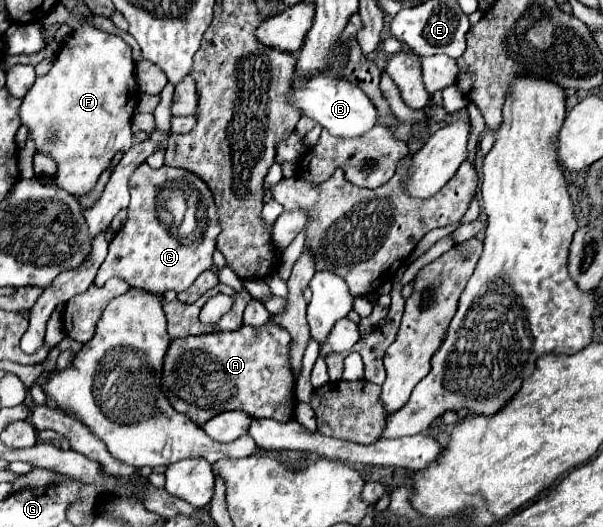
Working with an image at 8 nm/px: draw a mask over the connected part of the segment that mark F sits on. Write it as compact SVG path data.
M79 21L79 27L63 43L51 71L37 77L35 85L27 91L21 105L21 123L29 127L29 133L37 145L37 151L47 151L57 159L55 185L63 187L75 197L89 193L97 177L107 169L117 151L127 151L133 145L131 115L137 105L139 91L135 83L135 61L131 57L131 47L119 37L109 35L87 21Z

